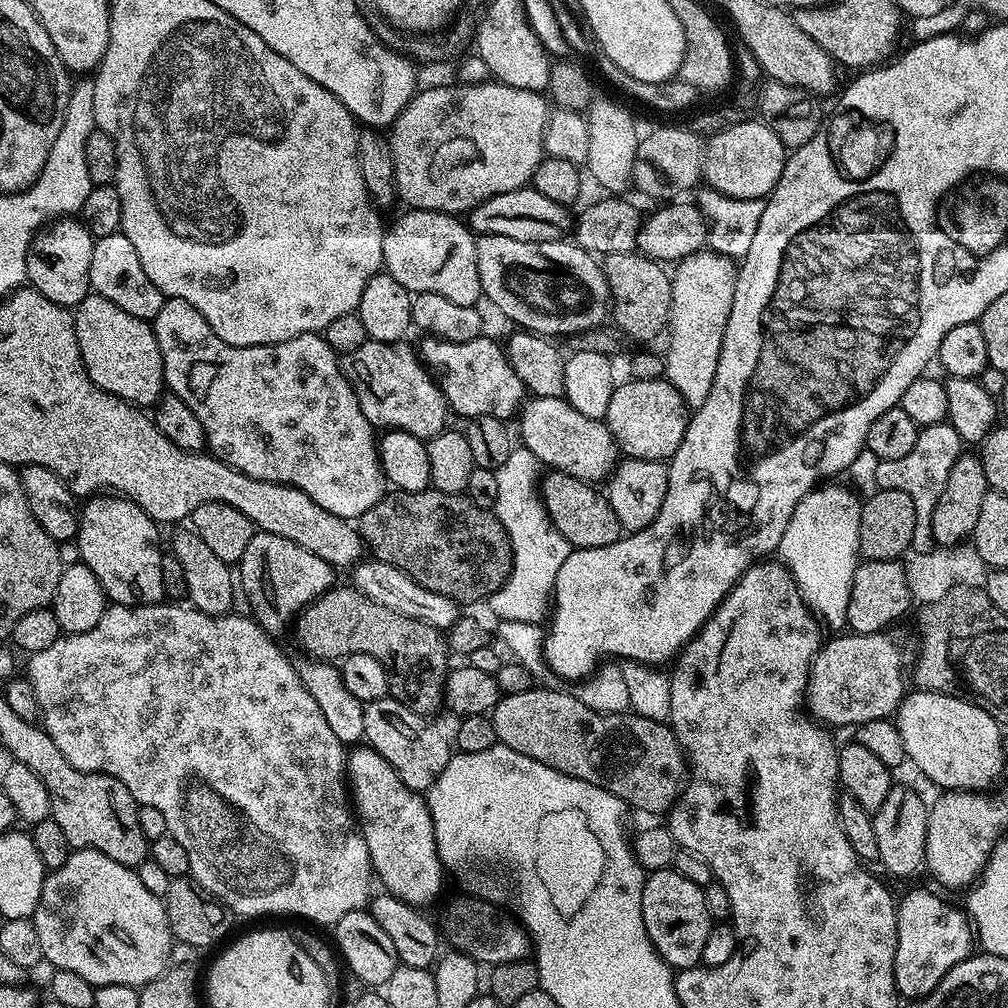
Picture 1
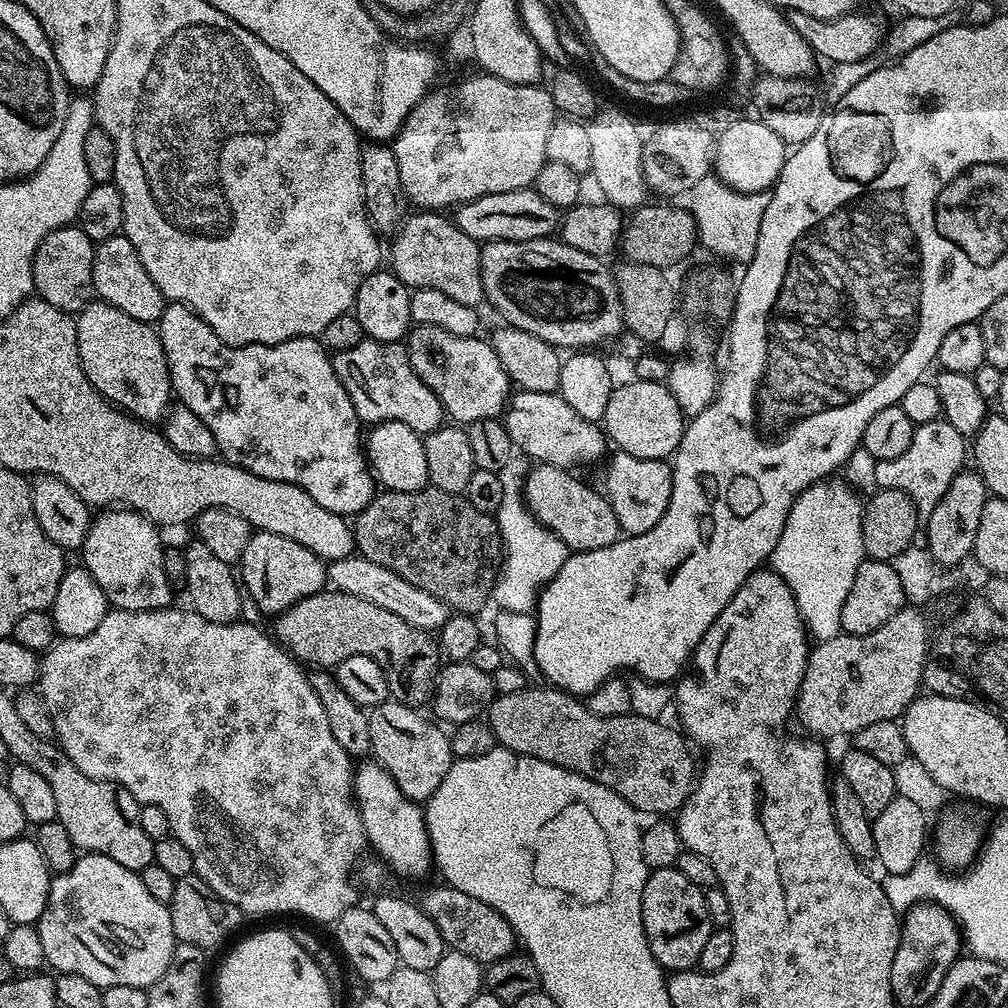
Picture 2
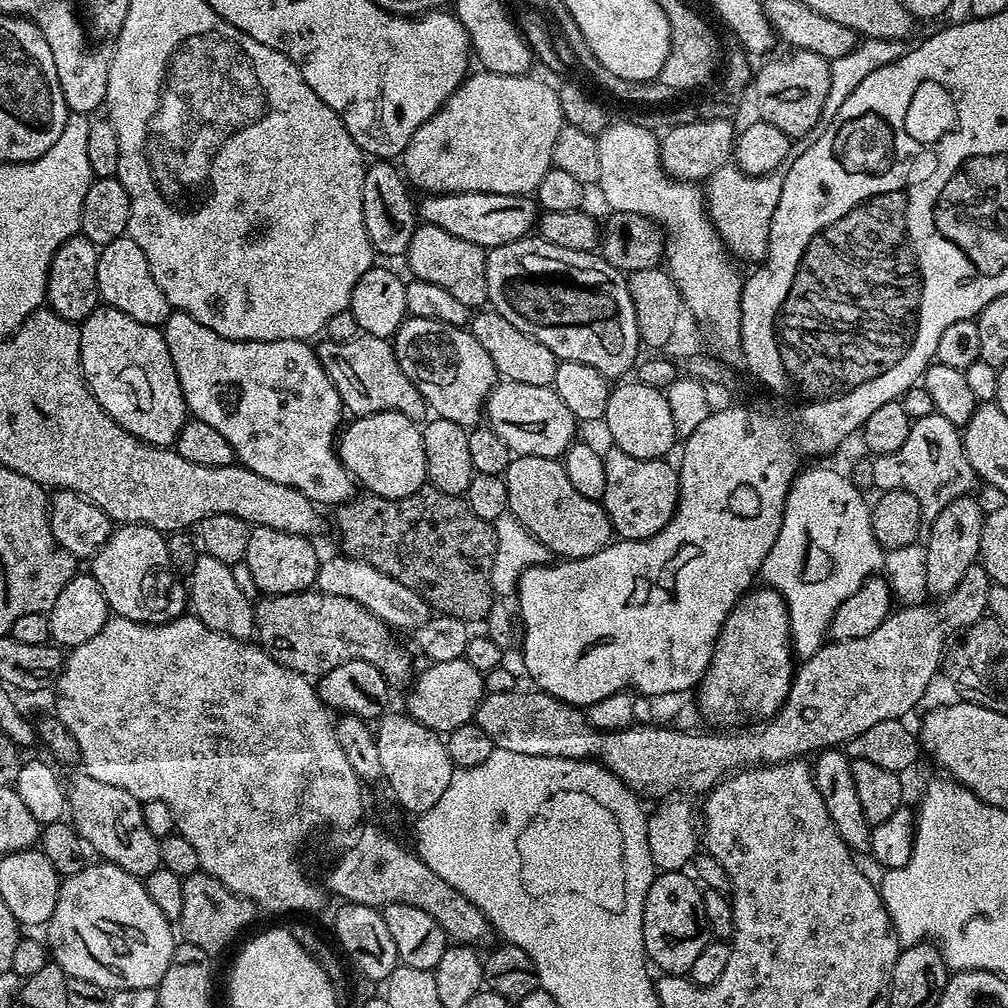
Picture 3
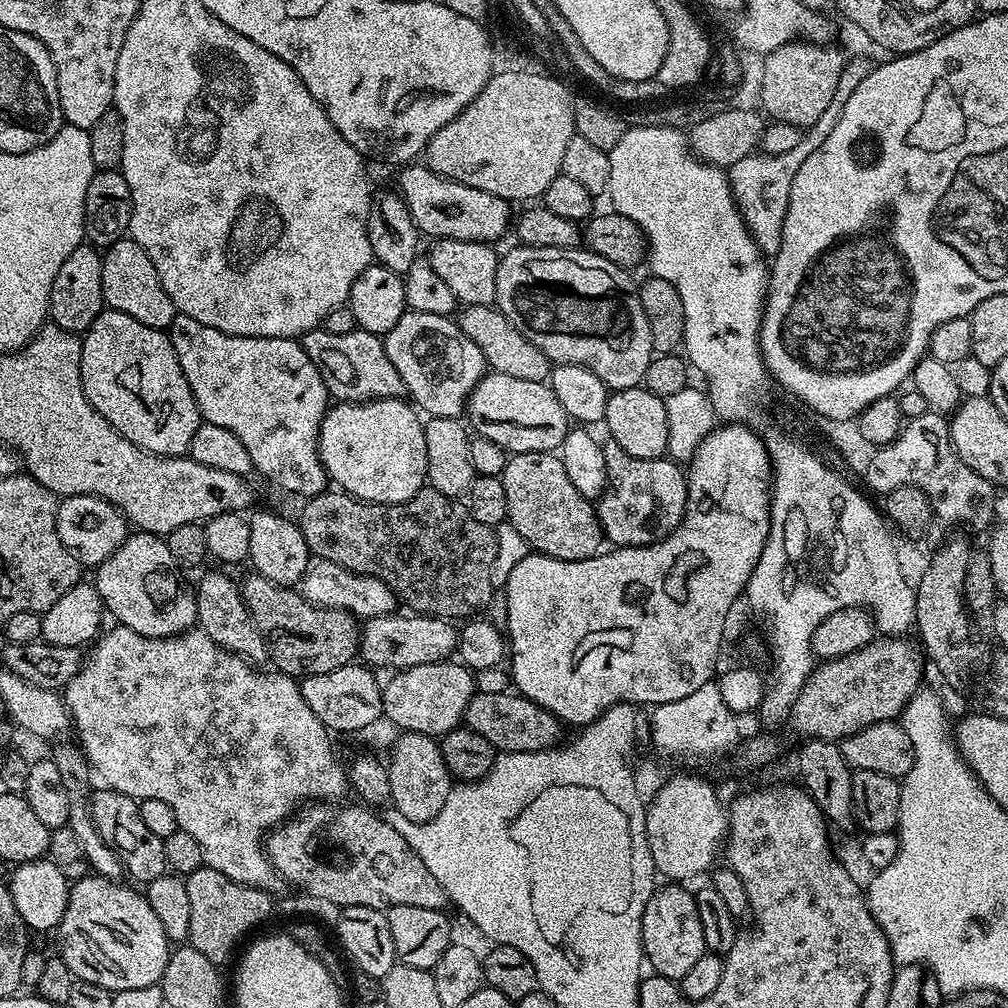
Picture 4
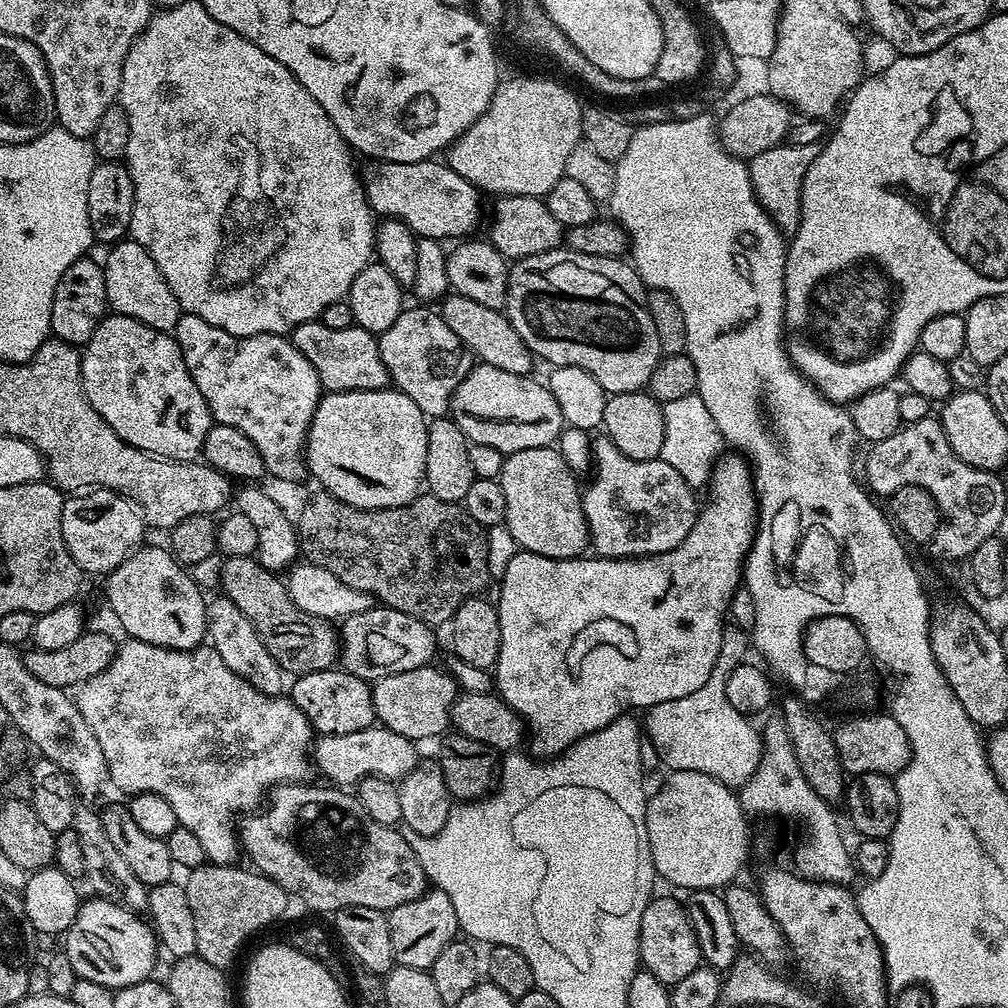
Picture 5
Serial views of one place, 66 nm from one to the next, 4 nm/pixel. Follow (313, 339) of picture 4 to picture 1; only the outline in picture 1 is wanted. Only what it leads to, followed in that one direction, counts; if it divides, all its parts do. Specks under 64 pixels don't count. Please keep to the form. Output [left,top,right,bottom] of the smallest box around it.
[342,338,450,442]

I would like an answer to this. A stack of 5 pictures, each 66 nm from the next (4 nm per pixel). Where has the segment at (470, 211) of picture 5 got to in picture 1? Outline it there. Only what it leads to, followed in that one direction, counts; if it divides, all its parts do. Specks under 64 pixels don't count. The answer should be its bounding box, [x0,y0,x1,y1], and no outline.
[466,186,574,242]

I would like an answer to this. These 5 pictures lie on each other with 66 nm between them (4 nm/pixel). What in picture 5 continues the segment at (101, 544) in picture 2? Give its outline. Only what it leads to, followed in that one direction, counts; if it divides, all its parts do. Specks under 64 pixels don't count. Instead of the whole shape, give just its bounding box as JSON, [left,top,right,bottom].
[104,546,208,652]

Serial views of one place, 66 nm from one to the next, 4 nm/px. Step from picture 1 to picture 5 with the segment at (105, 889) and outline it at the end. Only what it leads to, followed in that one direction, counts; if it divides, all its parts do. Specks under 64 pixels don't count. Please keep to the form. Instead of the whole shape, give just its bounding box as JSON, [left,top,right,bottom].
[62,898,158,990]

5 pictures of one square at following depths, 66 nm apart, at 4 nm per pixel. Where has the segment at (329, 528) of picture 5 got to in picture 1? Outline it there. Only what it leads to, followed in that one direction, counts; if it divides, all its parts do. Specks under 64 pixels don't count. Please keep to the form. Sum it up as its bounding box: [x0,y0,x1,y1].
[358,486,512,602]

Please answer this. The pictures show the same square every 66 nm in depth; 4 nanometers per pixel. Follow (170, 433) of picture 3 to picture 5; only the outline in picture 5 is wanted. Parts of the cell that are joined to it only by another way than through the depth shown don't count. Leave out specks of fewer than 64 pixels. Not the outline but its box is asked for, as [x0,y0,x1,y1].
[78,314,214,462]

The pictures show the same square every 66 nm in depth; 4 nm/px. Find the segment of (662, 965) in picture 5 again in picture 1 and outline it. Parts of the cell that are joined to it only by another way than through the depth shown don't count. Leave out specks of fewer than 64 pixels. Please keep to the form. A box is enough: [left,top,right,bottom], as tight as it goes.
[642,866,714,970]

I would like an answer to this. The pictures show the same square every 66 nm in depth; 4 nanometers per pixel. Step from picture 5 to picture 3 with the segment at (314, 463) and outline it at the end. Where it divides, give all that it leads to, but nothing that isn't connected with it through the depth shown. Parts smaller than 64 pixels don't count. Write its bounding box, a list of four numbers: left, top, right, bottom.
[338,412,426,498]

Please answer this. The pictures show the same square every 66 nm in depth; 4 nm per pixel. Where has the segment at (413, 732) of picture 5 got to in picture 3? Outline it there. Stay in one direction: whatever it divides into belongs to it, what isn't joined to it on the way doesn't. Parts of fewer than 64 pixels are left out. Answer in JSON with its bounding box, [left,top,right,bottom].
[407,657,486,734]

